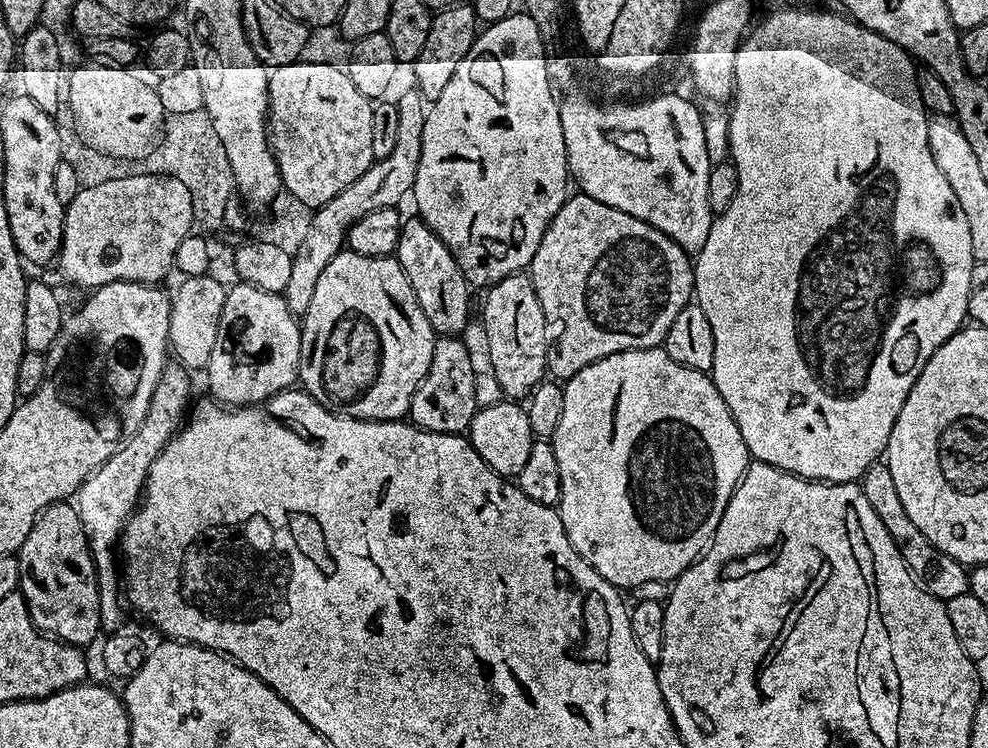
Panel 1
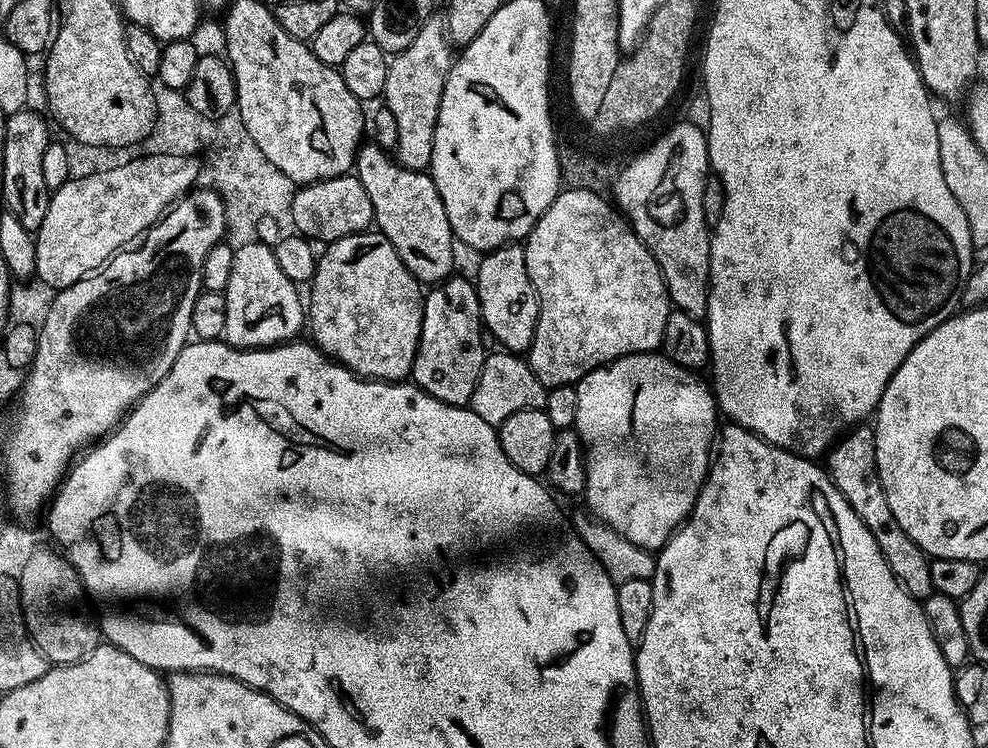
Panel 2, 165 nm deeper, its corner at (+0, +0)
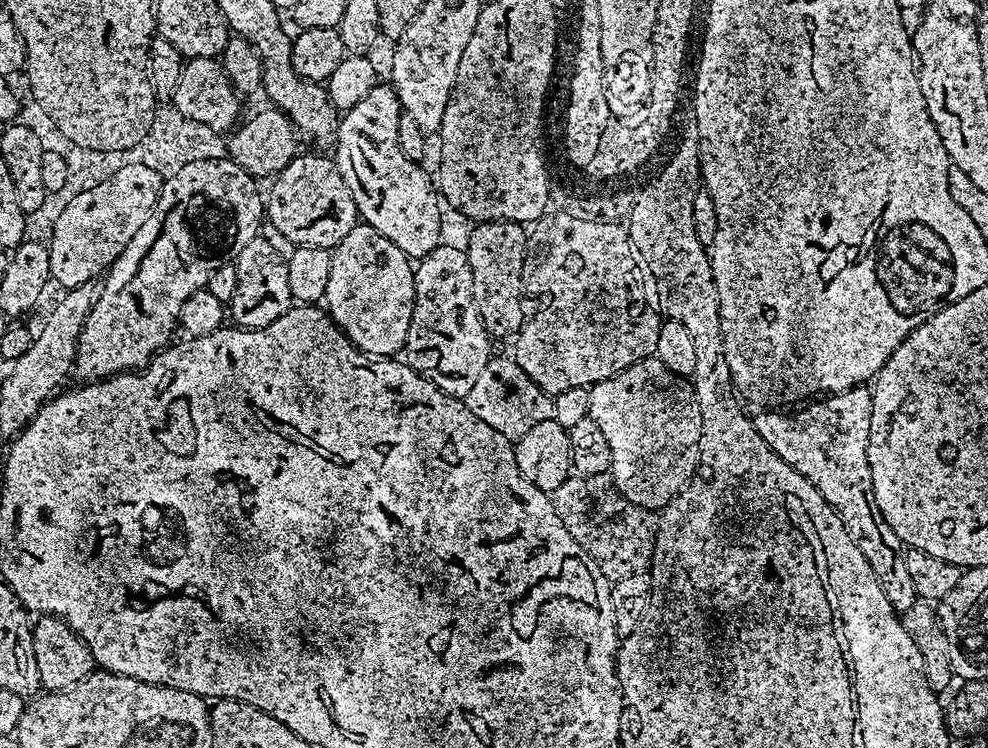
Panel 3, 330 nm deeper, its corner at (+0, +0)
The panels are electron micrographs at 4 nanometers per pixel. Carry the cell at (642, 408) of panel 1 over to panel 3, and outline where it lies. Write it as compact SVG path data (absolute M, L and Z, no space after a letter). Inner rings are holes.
M655 358L640 360L634 366L630 366L626 370L619 372L617 376L606 378L602 382L592 385L590 389L590 410L589 417L598 422L598 430L602 430L602 434L606 434L607 440L610 442L610 454L612 455L612 471L610 473L611 483L619 492L627 498L634 506L645 510L664 510L671 505L672 501L684 491L684 487L692 481L697 468L700 466L700 439L702 438L702 414L698 410L698 402L695 395L687 387L682 385L681 377L676 376L670 370L666 370L666 366L662 366L662 362Z

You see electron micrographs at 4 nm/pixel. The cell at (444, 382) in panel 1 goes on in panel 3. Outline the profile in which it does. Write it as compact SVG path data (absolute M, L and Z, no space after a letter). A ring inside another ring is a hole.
M442 242L430 254L418 261L414 268L414 314L410 318L410 330L402 353L403 359L419 376L434 382L438 390L448 396L463 398L470 394L474 382L486 370L488 361L493 355L493 341L484 329L482 318L474 302L474 274L470 270L470 258L463 247L455 248L448 242Z

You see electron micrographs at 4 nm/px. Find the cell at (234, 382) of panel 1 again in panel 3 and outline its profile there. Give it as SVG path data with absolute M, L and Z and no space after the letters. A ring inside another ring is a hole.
M256 236L242 249L234 261L238 270L238 290L234 290L234 298L230 305L230 320L235 327L251 330L270 326L288 309L294 301L290 294L288 281L288 262L278 256L277 251L263 237Z

